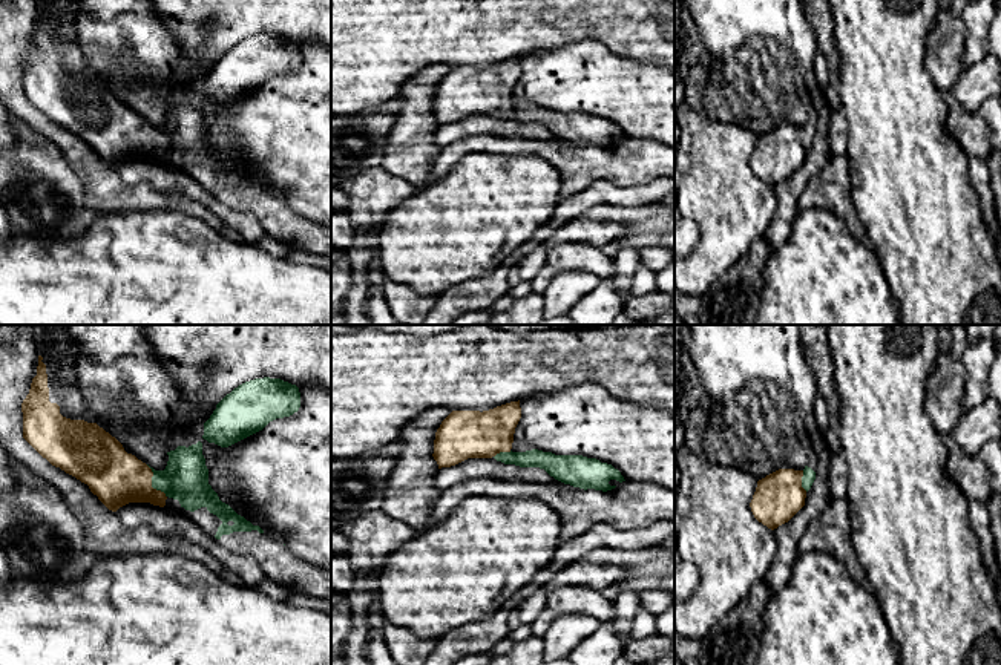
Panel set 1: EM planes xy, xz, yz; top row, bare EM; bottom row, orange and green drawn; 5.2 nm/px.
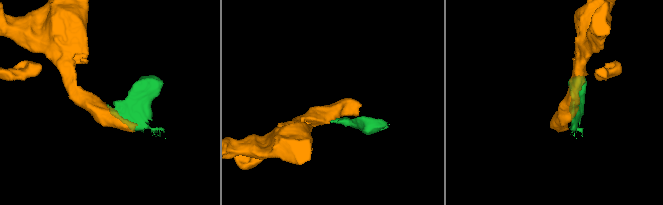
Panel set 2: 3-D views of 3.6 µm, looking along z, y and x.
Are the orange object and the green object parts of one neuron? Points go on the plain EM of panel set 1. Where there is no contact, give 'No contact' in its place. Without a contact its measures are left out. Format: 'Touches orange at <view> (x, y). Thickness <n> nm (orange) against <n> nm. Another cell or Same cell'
Touches orange at xy (150, 140). Thickness 280 nm (orange) against 240 nm. Same cell

